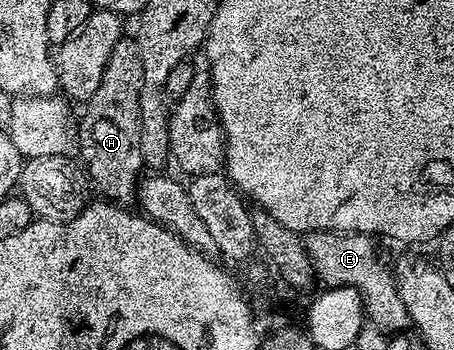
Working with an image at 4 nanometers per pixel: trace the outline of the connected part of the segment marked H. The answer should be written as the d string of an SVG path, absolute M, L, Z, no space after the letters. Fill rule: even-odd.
M122 39L110 51L110 59L102 71L102 83L98 91L83 102L84 114L79 114L77 139L80 141L80 156L87 176L96 184L101 198L118 205L131 206L138 197L138 182L145 168L140 154L140 116L138 95L142 83L142 59L138 59L135 40Z

